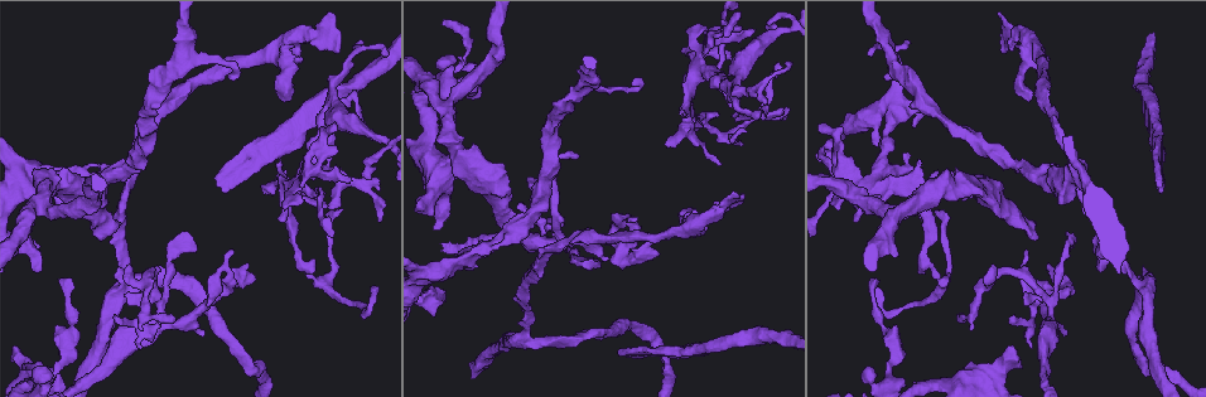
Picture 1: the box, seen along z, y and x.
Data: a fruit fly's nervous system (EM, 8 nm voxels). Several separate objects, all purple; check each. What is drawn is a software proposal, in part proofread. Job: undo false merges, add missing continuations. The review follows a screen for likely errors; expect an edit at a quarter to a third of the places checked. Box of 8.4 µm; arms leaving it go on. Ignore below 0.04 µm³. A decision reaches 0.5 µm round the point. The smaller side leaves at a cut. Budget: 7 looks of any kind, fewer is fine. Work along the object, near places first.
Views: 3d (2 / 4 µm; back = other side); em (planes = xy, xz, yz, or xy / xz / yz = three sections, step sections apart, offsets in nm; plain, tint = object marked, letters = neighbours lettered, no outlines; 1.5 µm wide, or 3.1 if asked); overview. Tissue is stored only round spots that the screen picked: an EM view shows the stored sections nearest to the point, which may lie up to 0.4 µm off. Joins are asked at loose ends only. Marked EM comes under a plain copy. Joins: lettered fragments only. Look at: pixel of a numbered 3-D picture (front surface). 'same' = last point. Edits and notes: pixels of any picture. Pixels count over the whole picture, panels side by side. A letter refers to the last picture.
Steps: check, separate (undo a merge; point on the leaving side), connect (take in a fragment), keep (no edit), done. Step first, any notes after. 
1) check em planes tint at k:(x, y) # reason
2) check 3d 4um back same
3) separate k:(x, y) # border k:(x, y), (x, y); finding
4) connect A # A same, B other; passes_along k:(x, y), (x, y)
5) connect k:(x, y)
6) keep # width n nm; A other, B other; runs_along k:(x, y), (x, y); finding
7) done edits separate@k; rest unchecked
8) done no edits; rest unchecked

check 3d 2um back at 1:(767, 105) # thin end

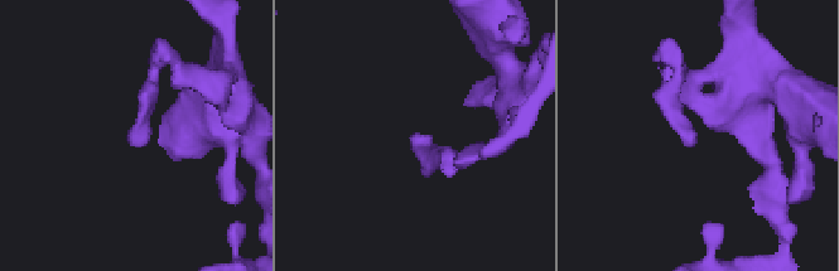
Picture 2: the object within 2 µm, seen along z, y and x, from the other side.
check em planes letters at 2:(133, 135) # now the EM

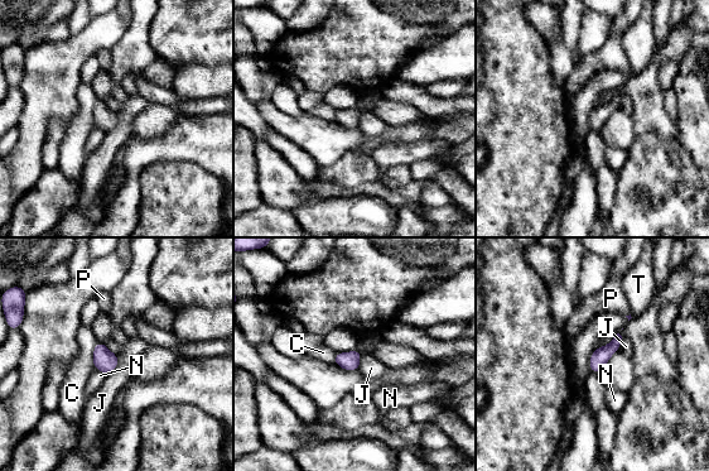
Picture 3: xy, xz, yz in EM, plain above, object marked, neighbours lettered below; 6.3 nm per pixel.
keep # C other, J other, N other, P other, T other; border 3:(117, 355), (117, 365), (105, 375); no lettered fragment goes on from it

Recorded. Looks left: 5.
check 3d 2um at 1:(878, 180) # a narrow waist

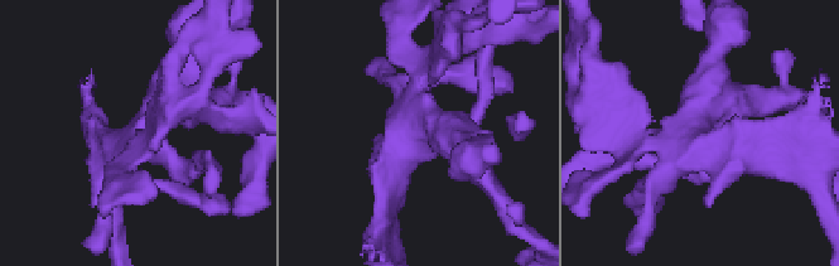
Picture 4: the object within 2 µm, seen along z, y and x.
check em xy step 4 tint at 4:(421, 127)

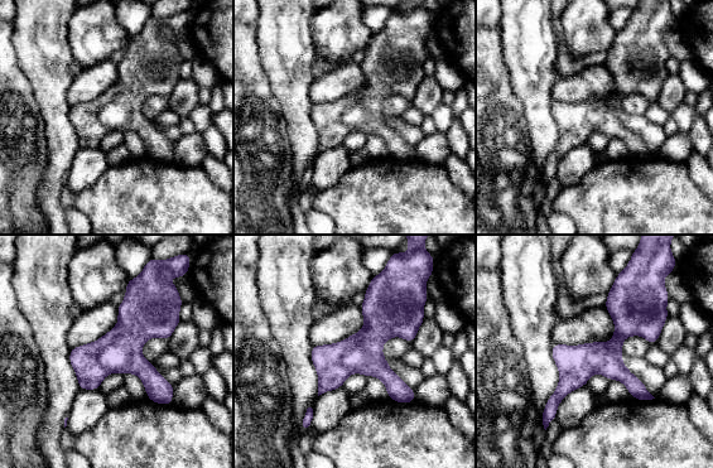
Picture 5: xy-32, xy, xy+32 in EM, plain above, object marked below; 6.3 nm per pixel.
check em yz step 8 letters same

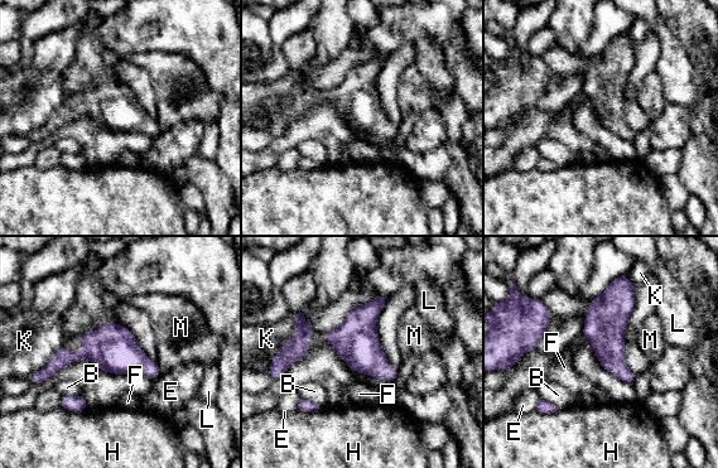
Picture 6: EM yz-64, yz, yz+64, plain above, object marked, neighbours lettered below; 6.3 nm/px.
keep # width 220 nm; B other, E other, F other, H other, K other, L other, M other; border 6:(155, 361), (162, 374); continuous, no second neuron

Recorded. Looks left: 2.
check 3d 2um back at 1:(172, 319) # thin end

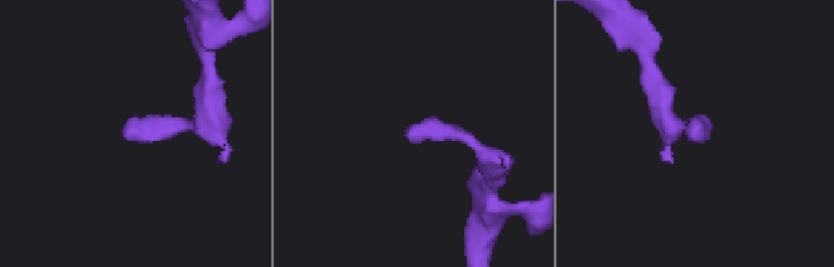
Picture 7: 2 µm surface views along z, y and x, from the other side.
check em xz step 4 letters at 7:(123, 132) # need the tissue

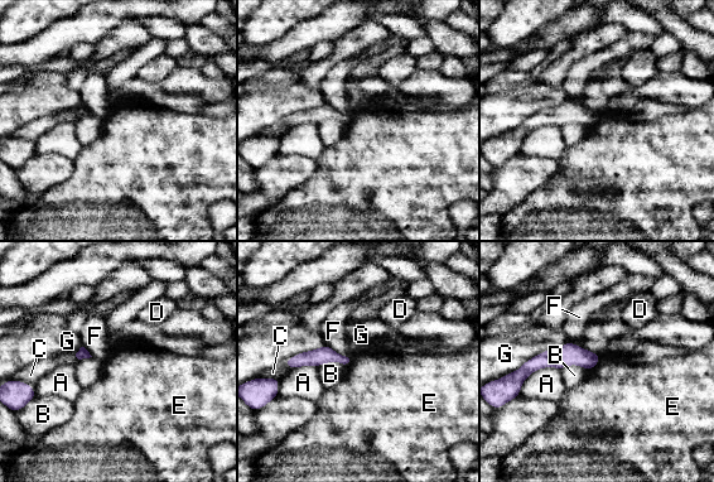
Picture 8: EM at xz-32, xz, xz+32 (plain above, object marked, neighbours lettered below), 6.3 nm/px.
keep # A other, B other, C other, D other, E other, F other, G other; none of them fits

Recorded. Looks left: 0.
done no edits; rest unchecked

